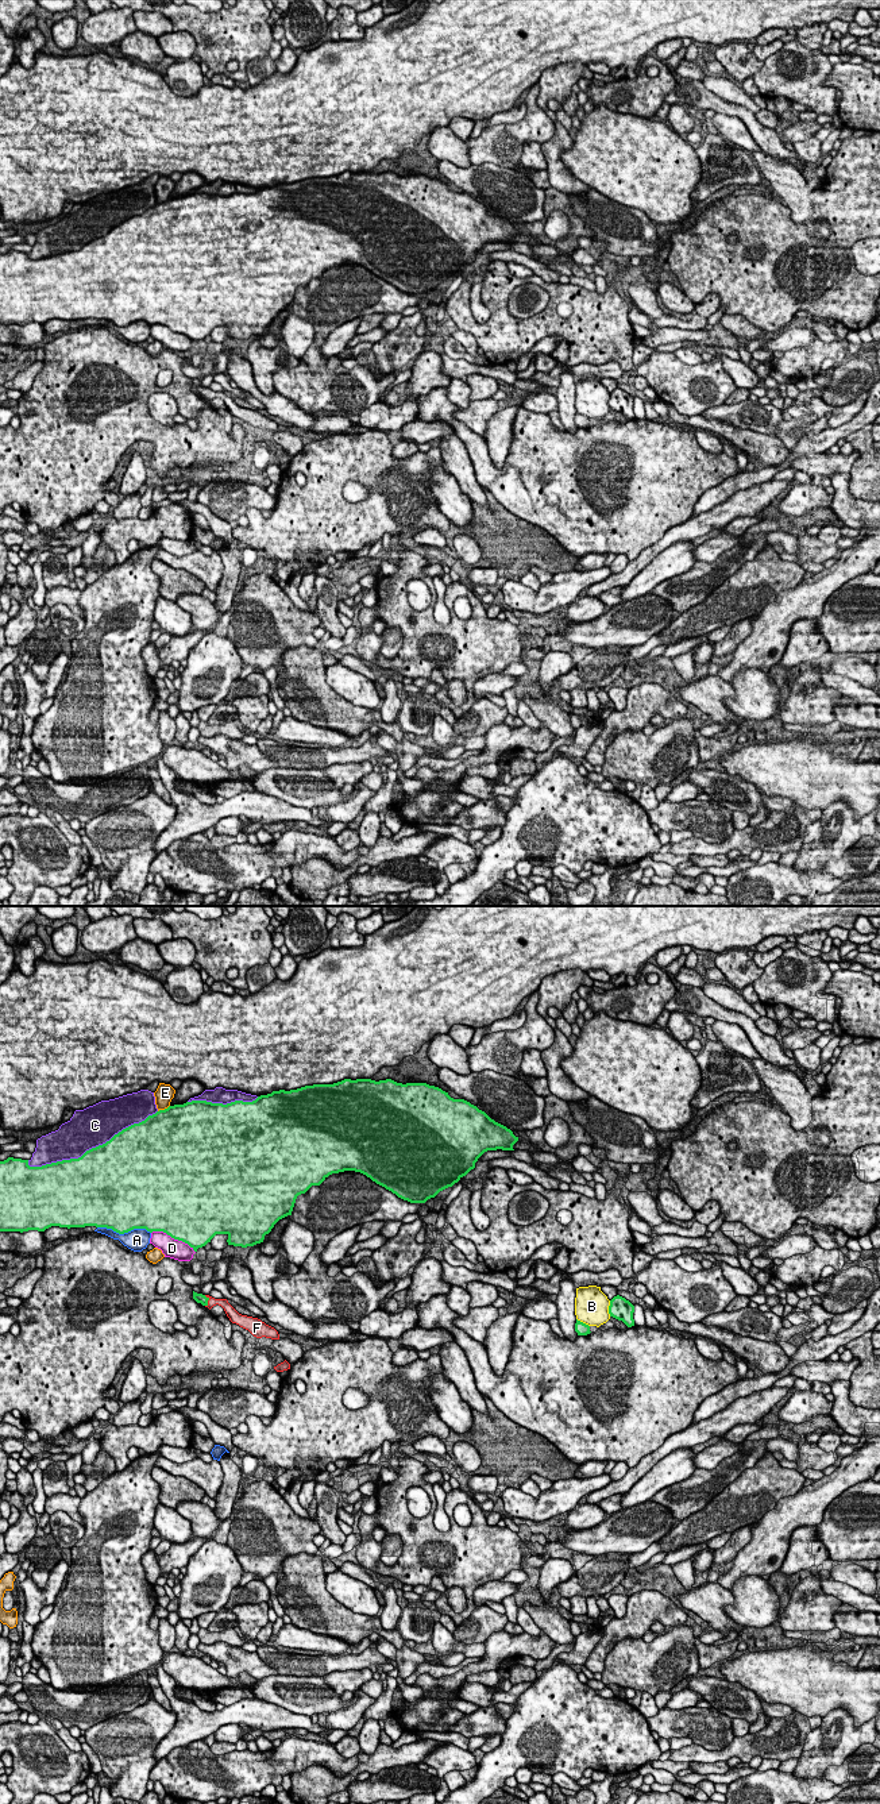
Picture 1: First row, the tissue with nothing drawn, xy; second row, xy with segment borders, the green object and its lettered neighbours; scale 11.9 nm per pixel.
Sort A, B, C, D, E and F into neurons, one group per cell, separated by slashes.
A / B / C / D / E / F

